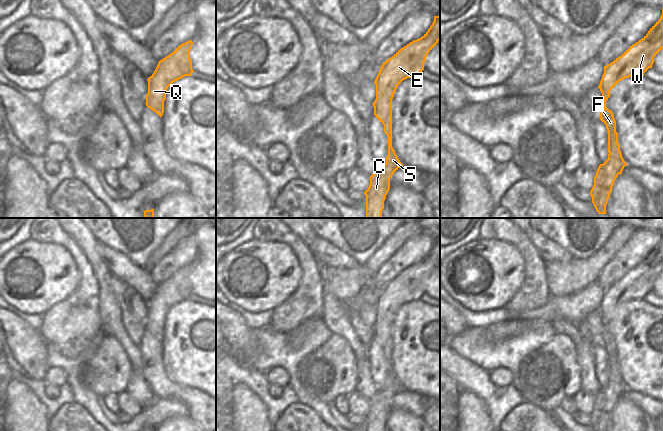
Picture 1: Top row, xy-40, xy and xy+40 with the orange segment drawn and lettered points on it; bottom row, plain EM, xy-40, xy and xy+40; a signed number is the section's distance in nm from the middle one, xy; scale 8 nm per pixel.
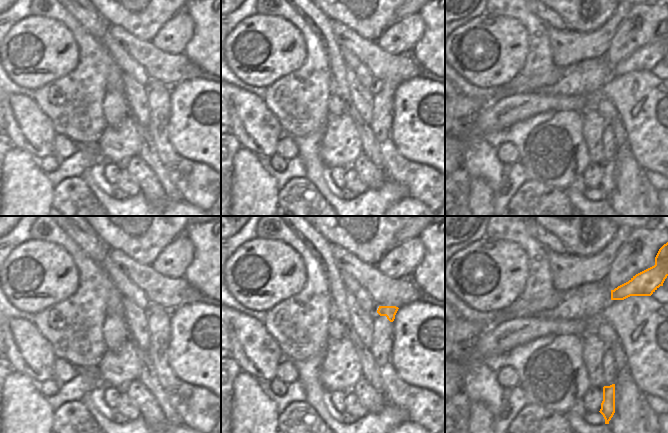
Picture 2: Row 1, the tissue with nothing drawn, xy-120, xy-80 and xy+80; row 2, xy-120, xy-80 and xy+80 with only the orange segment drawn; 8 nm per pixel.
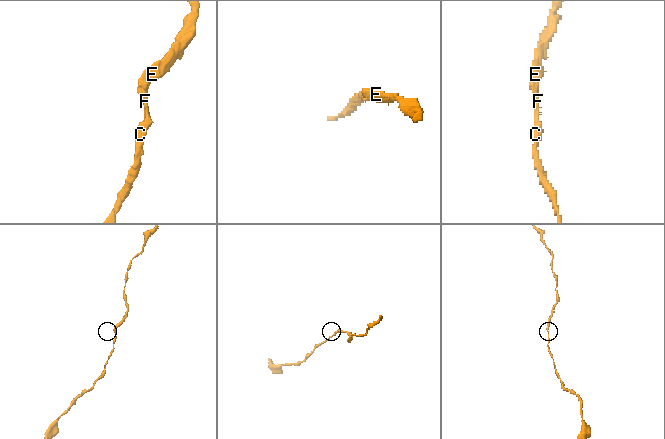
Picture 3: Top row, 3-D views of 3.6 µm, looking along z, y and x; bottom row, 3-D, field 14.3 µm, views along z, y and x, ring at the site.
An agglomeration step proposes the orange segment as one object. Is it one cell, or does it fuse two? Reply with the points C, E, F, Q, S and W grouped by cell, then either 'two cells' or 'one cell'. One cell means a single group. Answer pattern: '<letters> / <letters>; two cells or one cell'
C E F Q S W; one cell

